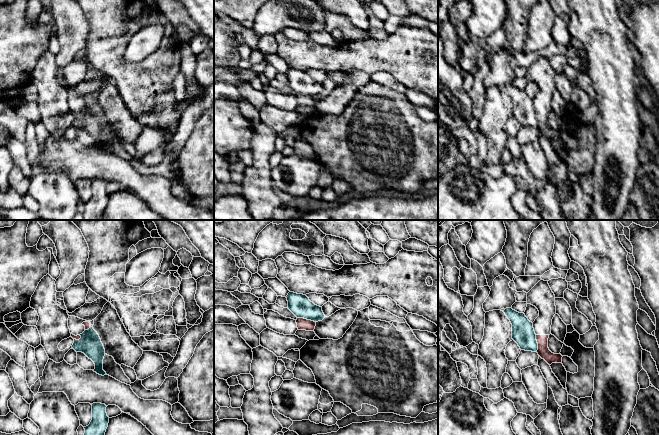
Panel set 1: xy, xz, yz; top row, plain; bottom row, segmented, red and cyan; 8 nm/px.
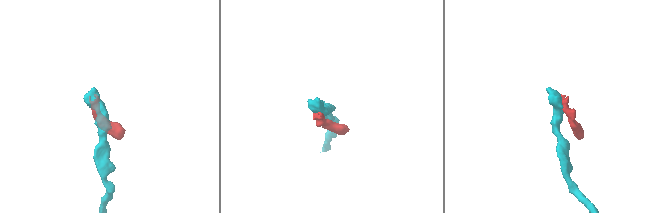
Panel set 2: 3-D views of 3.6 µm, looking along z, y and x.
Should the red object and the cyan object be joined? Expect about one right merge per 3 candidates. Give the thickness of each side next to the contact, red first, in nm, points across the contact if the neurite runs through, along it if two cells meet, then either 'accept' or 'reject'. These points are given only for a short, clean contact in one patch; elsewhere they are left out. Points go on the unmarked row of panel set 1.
100/170 nm | along xz (297, 93), (303, 93), (315, 98) | reject

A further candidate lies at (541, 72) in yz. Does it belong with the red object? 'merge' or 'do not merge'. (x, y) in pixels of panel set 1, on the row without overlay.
merge

